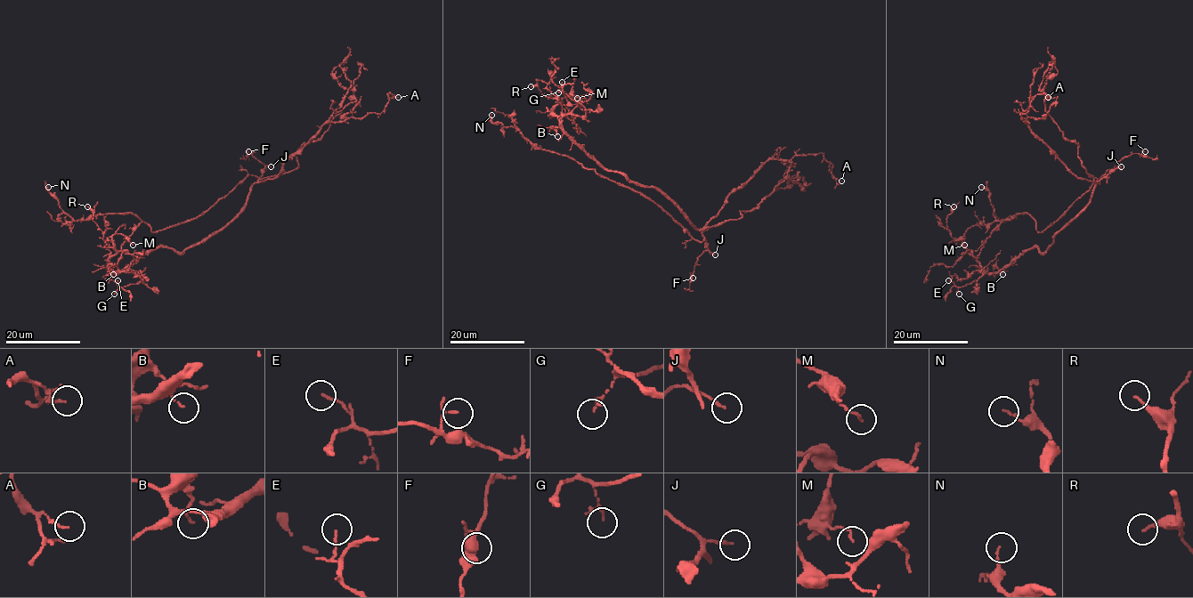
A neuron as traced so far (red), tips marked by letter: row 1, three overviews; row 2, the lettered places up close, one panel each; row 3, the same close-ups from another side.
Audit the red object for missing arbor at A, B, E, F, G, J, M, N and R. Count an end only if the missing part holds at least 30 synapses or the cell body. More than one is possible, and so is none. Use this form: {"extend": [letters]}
{"extend": ["J"]}

